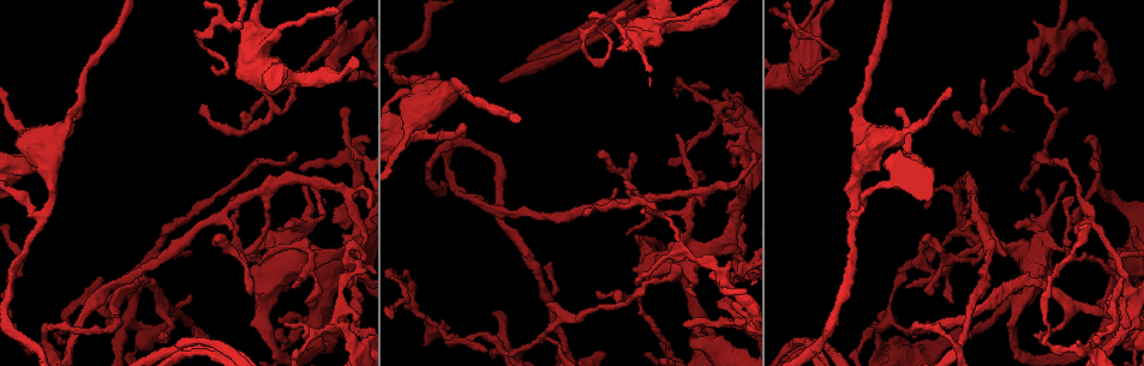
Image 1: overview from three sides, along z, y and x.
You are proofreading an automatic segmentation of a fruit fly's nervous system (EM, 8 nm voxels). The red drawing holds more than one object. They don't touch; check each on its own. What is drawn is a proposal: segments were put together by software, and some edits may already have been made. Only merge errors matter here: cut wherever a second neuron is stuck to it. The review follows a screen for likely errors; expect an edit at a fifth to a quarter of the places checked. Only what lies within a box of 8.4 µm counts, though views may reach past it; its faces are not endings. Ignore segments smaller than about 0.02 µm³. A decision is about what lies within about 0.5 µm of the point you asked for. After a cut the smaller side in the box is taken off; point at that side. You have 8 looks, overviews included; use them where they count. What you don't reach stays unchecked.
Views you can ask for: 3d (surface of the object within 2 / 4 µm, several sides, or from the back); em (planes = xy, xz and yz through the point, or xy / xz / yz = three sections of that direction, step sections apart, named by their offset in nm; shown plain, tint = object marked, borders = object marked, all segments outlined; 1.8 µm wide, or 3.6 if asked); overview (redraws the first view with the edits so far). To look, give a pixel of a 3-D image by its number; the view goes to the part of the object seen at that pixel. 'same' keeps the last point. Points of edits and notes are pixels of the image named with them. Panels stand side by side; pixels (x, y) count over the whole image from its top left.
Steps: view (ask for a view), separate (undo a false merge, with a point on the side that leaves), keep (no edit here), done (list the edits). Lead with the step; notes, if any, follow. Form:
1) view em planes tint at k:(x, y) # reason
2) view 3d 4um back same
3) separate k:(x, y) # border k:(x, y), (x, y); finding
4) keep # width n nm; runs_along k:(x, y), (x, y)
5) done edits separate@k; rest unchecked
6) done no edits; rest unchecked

view em planes borders at 1:(882, 326) # sharp bend

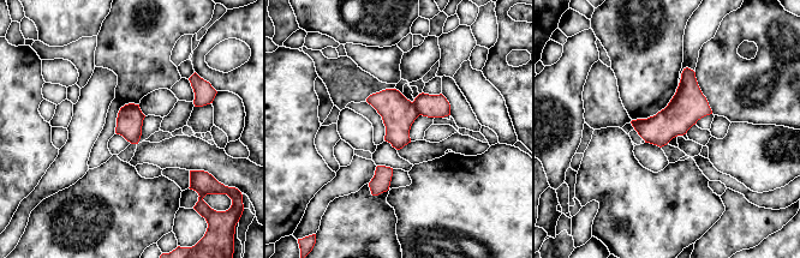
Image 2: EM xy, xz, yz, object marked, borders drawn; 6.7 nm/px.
separate 2:(433, 106) # a second neuron is stuck on

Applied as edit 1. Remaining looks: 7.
view overview # see it whole again

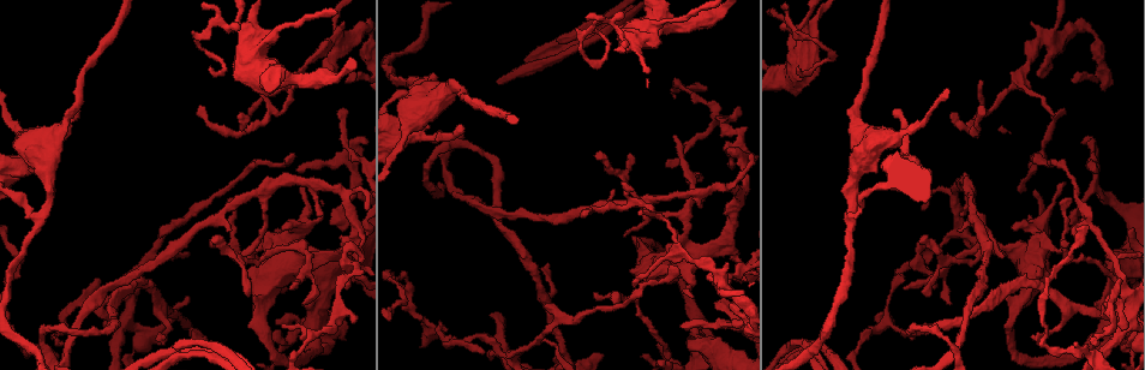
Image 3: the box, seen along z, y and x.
view em xy step 8 tint at 3:(186, 349) # arms run side by side

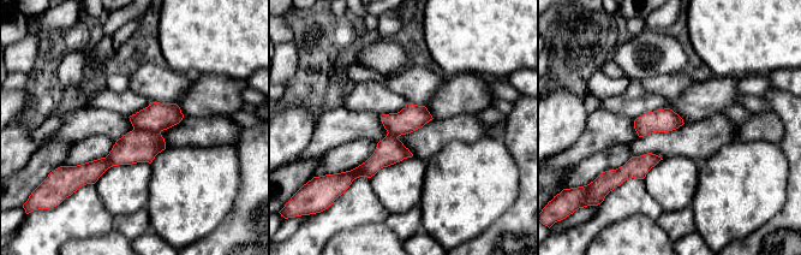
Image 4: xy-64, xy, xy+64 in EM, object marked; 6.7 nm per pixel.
view em planes tint same

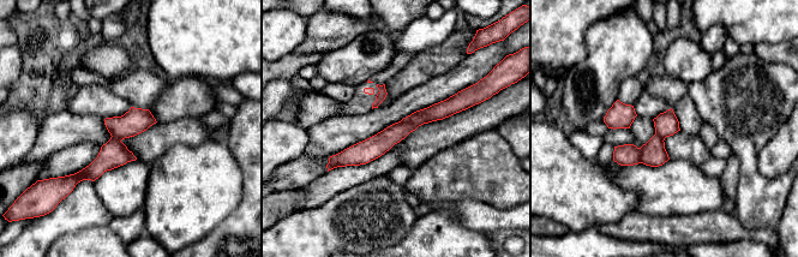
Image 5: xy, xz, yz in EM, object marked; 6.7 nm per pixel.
keep # runs_along 5:(462, 105), (331, 162); one neuron here

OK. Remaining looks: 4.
view em xy step 16 tint at 3:(992, 293) # four or more arms meet

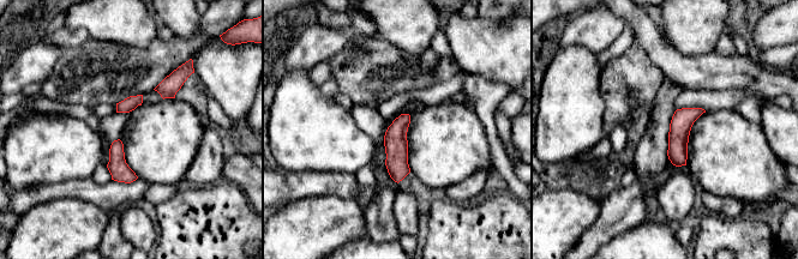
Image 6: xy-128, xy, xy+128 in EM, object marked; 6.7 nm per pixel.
view em planes borders same

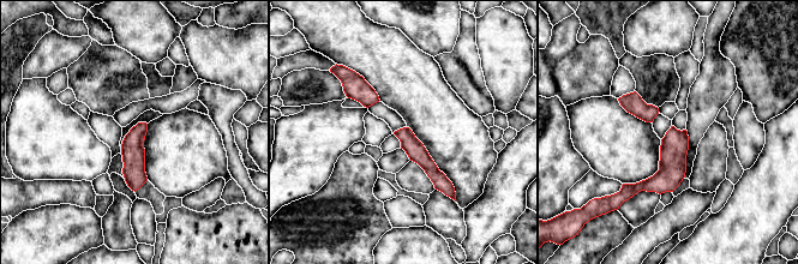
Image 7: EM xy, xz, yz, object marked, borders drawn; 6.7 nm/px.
keep # all the same neuron

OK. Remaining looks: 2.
done edits separate@2; rest unchecked

